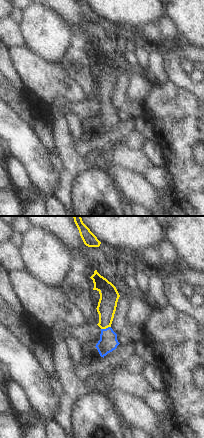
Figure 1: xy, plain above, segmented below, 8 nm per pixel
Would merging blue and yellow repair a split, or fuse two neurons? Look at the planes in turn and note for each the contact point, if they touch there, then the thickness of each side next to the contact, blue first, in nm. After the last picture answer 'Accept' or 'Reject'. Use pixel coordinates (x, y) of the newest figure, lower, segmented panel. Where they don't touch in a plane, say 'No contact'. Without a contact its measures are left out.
Touches blue at (106, 328). Thickness 150 nm (blue) against 150 nm.

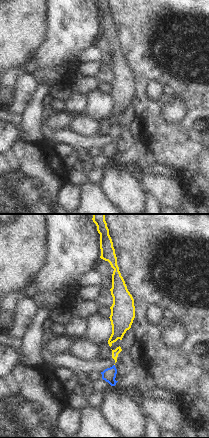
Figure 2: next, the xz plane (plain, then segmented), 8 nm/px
No contact.

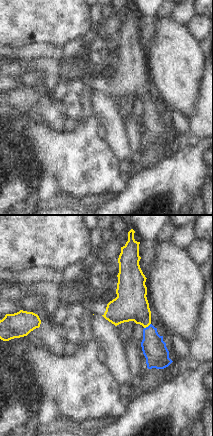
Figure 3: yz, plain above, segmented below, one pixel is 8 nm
Touches blue at (148, 326). Thickness 190 nm (blue) against 260 nm.

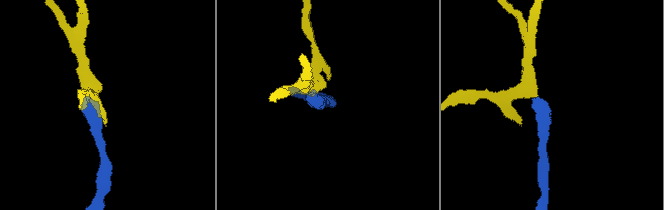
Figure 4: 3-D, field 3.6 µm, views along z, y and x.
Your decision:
Accept.

